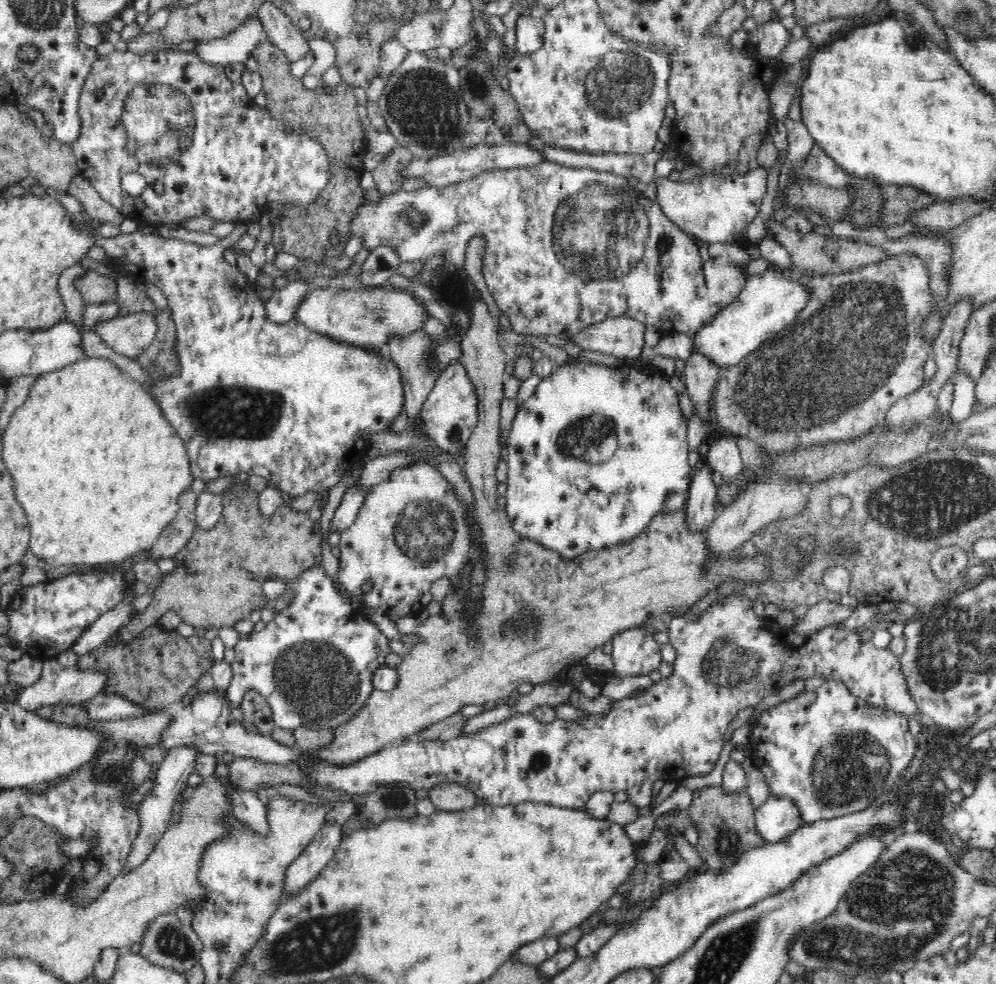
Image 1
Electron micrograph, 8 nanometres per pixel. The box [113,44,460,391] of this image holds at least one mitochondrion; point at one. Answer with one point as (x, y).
(405, 215)

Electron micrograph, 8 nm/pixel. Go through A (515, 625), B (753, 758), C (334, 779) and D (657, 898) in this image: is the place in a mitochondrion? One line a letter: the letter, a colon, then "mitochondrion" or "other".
A: other
B: other
C: other
D: other

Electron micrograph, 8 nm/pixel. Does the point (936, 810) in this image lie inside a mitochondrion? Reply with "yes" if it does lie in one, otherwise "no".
no

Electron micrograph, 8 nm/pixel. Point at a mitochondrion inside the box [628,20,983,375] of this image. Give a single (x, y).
(914, 42)

